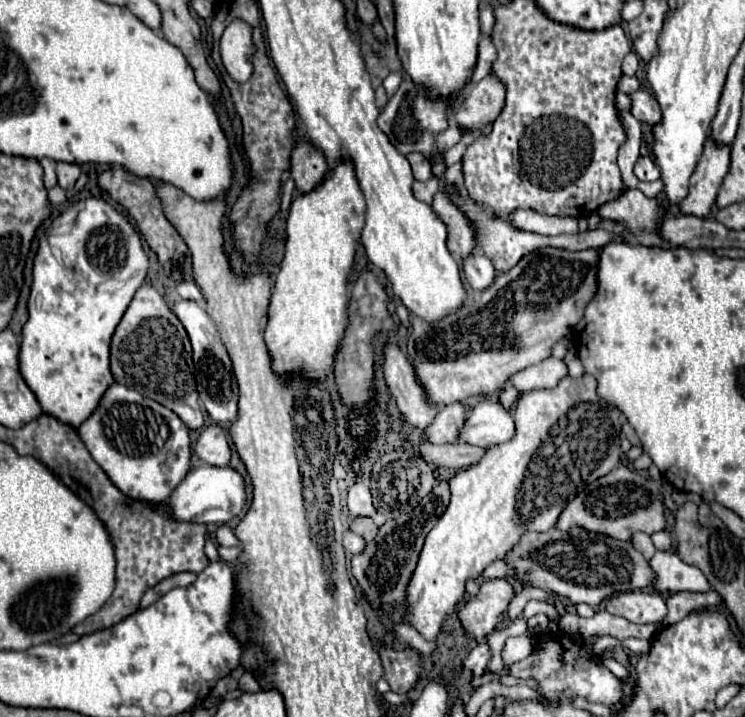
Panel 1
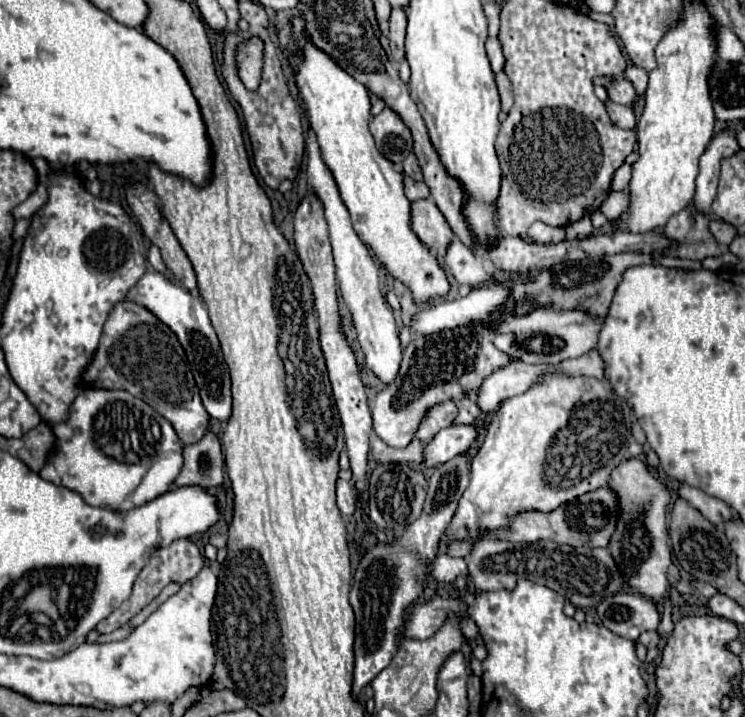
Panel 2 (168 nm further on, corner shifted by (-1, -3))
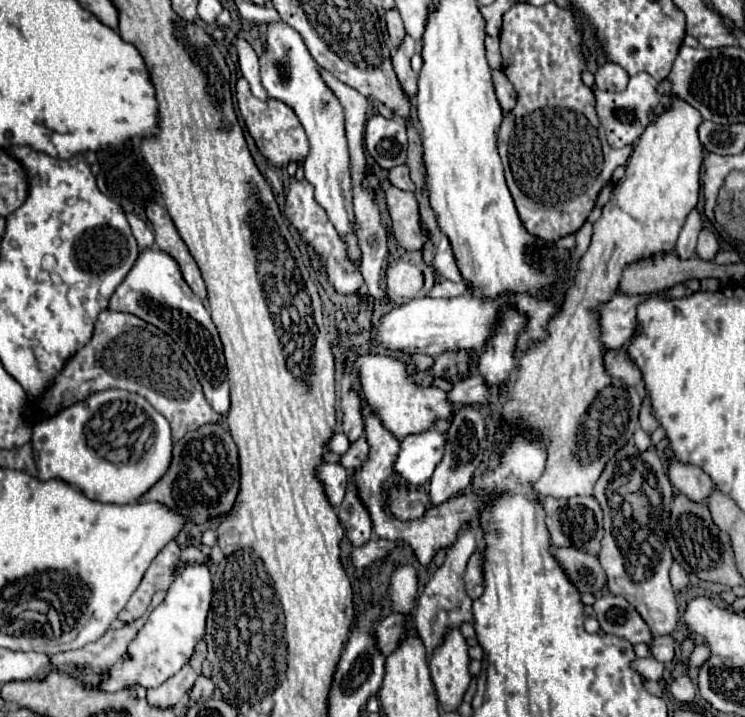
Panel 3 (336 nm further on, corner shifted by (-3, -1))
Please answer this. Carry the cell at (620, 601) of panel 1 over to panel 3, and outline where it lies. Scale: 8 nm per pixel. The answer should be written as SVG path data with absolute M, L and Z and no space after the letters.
M606 594L594 602L594 612L600 622L600 628L608 634L620 636L632 644L650 642L652 632L644 618L636 612L636 608L622 596Z

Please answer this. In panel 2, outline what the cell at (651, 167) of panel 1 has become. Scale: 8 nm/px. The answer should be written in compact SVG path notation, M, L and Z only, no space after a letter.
M622 164L622 166L614 172L612 188L610 188L610 190L614 190L614 192L626 190L626 188L628 188L628 182L630 182L630 172L632 172L632 166L630 166L630 164Z

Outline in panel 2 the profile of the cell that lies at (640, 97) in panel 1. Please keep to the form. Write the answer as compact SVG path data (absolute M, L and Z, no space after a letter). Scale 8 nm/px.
M610 78L608 86L606 86L606 92L610 96L612 102L618 102L618 104L628 104L632 106L634 104L634 86L626 80L626 78Z

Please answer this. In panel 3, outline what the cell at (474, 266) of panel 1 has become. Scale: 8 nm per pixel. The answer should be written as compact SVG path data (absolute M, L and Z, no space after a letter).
M444 234L440 236L440 244L436 248L436 256L434 256L432 264L434 264L434 268L438 270L440 276L444 276L444 278L448 278L452 282L462 282L462 274L458 270L458 264L456 264L450 240Z

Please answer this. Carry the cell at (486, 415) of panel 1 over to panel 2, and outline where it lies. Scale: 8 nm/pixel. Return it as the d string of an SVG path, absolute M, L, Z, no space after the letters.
M470 424L464 426L448 426L446 430L440 430L426 446L422 452L422 462L418 464L420 468L436 468L450 458L468 452L472 442L478 438L478 430Z

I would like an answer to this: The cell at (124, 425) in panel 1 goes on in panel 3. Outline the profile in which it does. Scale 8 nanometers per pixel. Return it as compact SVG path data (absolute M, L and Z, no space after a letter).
M128 390L96 392L86 400L60 410L56 416L34 424L32 444L40 480L60 478L82 490L82 494L90 500L110 504L138 502L142 494L148 492L148 488L152 488L152 484L156 484L164 472L168 472L168 464L172 462L172 434L168 420L158 410L154 410L146 398Z

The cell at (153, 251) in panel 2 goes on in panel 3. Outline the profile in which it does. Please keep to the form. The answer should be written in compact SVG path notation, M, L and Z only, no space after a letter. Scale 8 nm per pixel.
M128 214L128 222L130 222L132 232L134 232L136 240L138 240L138 246L140 246L142 250L152 248L152 246L154 246L154 234L146 228L146 224L144 224L140 218L136 218L134 214Z

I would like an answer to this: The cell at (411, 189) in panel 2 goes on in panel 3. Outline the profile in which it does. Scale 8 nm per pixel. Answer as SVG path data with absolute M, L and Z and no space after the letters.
M404 164L392 168L392 170L388 172L388 180L390 180L392 186L396 186L396 188L400 188L400 190L414 190L414 188L416 188L414 182L410 180L410 176L408 176L408 168L406 168Z

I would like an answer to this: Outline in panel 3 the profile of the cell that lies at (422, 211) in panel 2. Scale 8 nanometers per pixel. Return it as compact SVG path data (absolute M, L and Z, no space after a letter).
M390 186L386 190L386 204L392 216L392 230L400 246L406 250L420 250L426 244L428 234L420 222L420 210L414 192Z

